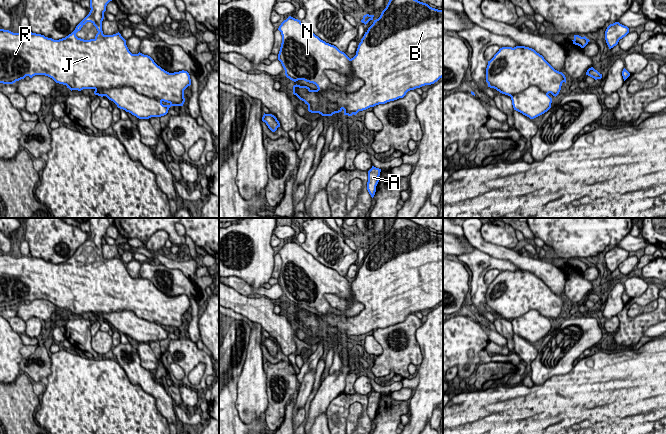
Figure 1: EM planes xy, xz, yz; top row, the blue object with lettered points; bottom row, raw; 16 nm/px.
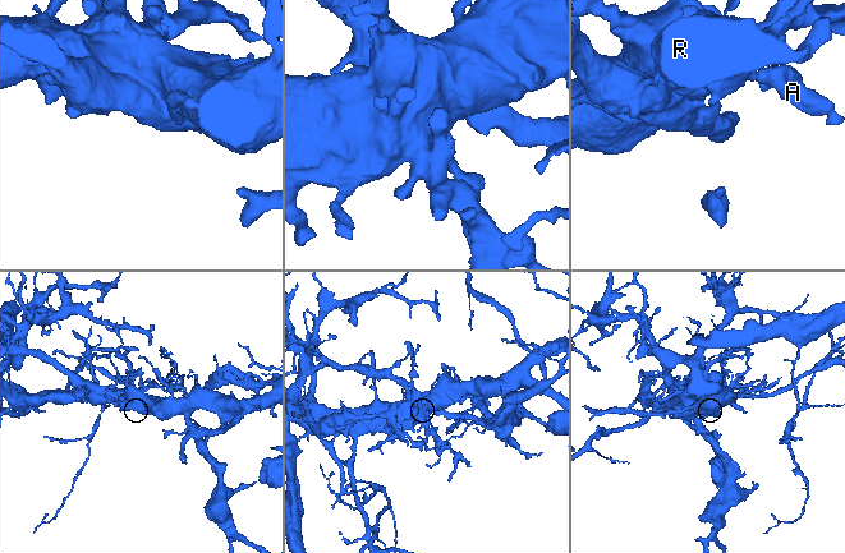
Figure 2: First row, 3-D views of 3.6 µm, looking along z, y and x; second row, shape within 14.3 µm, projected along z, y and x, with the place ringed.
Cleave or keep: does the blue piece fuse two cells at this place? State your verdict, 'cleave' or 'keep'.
cleave

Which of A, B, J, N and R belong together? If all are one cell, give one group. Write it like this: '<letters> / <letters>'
A B J R / N

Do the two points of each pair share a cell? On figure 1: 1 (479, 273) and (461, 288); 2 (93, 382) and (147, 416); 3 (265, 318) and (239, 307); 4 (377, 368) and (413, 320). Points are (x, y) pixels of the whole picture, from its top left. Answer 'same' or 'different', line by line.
1: different
2: same
3: same
4: same

